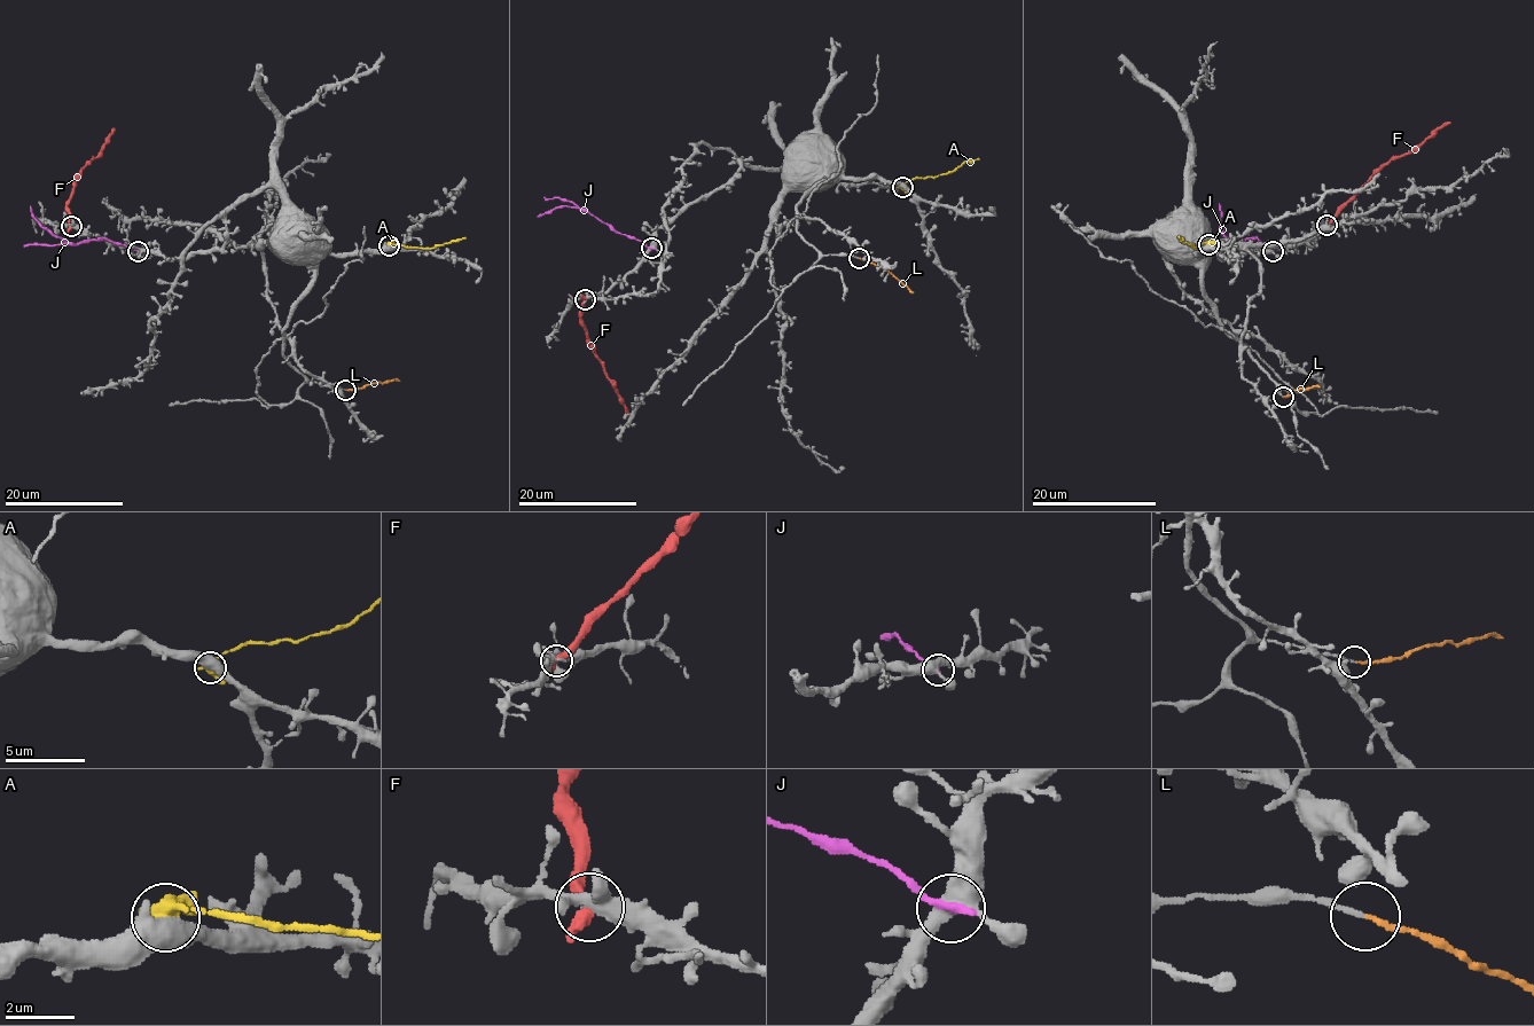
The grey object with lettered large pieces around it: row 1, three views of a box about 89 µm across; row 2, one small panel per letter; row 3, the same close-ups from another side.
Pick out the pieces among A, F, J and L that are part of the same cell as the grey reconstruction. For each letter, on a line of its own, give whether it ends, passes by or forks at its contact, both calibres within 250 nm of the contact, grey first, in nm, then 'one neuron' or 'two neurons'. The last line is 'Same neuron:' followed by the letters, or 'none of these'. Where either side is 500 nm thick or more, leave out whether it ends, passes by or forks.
A: 600/420 nm | two neurons
F: it passes by | 340/320 nm | two neurons
J: it ends | 460/280 nm | two neurons
L: it ends | 140/140 nm | one neuron
Same neuron: L

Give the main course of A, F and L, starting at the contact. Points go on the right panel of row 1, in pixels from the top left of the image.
A: (1208, 245), (1203, 243), (1195, 248), (1179, 236)
F: (1327, 225), (1392, 159), (1411, 154), (1450, 122)
L: (1283, 396), (1319, 386)

